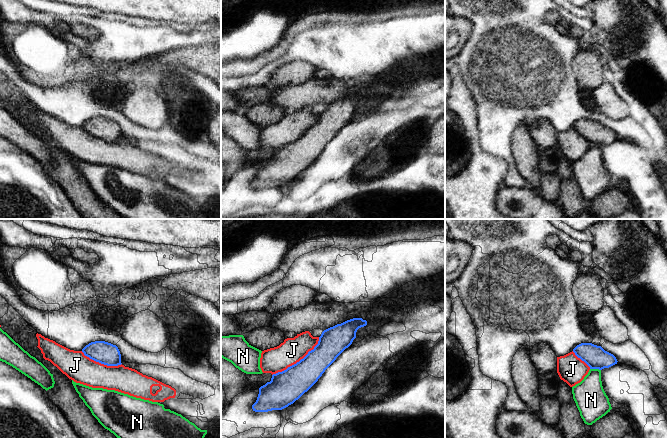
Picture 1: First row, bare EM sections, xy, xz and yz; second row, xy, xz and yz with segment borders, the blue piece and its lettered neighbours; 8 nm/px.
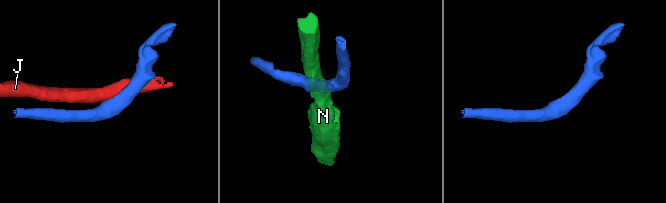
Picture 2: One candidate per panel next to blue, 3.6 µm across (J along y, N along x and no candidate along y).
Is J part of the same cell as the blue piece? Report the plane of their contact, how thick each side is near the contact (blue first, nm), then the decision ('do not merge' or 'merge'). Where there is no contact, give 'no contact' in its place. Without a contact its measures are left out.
xz | 260/200 nm | do not merge

